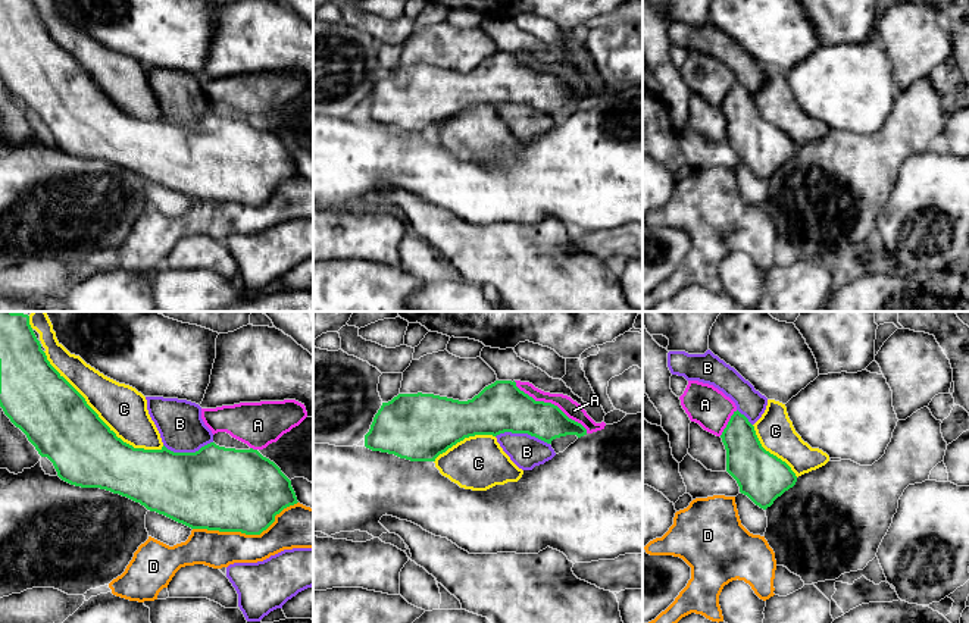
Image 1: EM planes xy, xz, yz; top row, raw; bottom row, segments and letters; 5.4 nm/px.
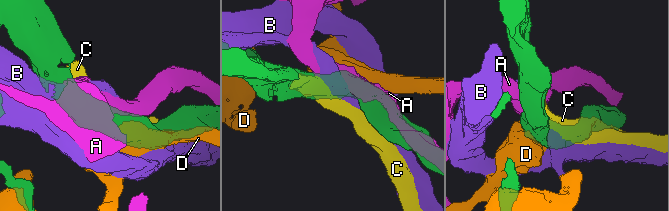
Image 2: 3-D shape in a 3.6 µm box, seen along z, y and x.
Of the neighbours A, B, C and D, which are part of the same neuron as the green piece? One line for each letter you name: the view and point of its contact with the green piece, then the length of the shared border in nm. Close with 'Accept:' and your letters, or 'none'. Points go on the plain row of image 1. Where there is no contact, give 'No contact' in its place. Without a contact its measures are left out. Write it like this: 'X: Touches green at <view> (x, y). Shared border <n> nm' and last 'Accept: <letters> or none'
C: Touches green at xy (97, 87). Shared border 850 nm
Accept: C

